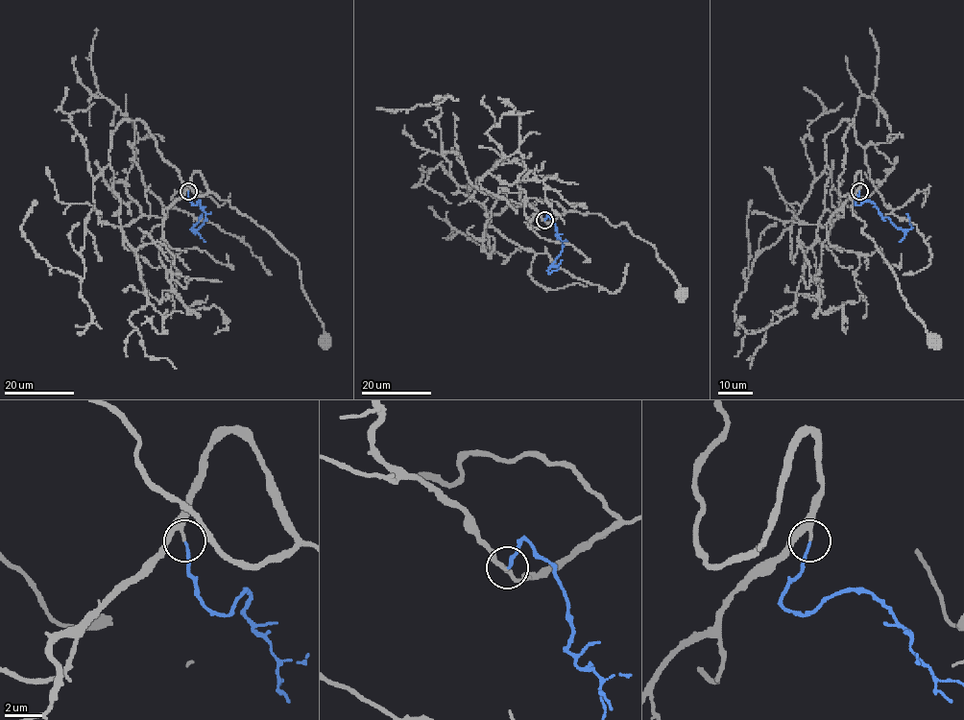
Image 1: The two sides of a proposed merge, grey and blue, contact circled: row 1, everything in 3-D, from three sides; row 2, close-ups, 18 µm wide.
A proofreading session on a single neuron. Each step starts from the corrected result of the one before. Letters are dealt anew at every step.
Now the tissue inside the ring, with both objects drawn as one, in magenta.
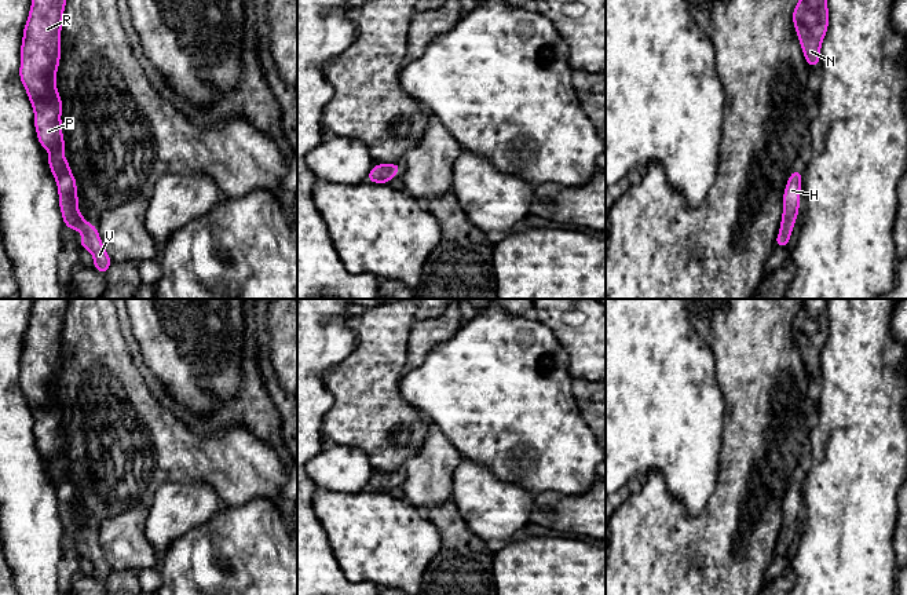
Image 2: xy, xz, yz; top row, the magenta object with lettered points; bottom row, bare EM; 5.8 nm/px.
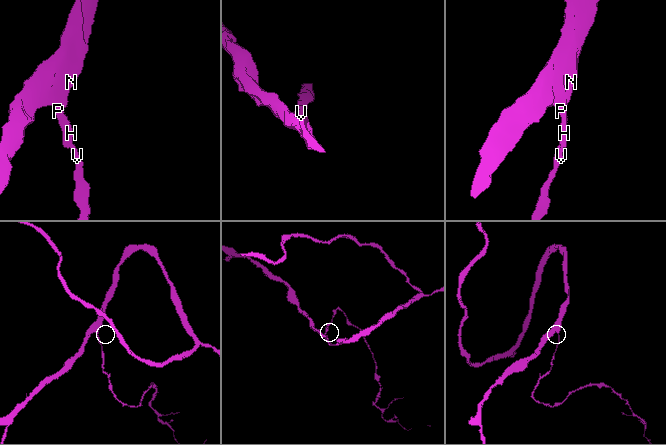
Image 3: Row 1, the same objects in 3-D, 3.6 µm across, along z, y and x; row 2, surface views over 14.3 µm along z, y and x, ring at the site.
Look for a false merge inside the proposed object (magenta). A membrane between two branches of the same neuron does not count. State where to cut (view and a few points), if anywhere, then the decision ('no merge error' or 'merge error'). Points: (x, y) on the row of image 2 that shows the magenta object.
no cut | no merge error

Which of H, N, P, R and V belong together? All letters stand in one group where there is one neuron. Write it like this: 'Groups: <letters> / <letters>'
Groups: H N P R V

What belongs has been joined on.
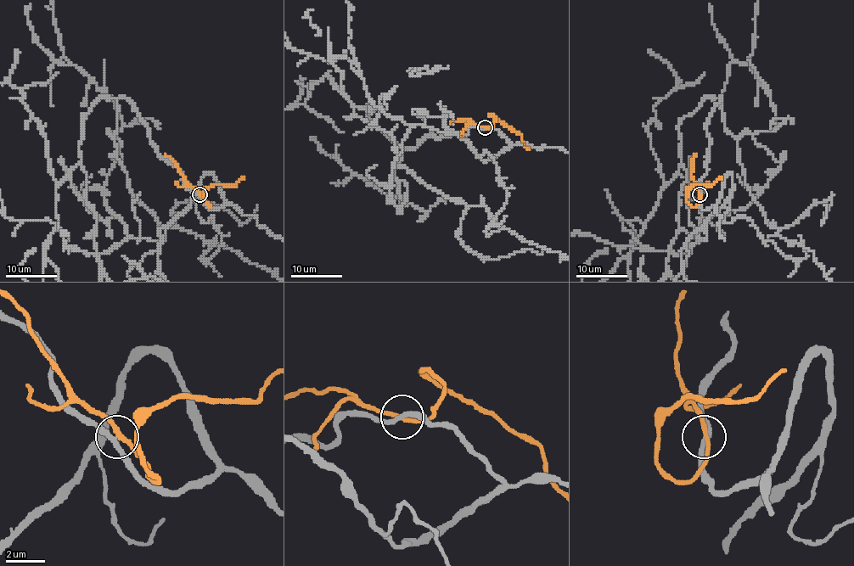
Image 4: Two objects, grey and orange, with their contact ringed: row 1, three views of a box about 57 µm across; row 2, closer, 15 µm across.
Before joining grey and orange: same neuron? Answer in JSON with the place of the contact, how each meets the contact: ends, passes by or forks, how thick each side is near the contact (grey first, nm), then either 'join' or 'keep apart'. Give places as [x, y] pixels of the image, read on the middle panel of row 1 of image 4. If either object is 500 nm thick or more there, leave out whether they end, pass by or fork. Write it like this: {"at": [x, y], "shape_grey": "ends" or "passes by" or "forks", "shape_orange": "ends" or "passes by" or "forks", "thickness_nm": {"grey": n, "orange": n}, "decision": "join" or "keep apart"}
{"at": [485, 127], "shape_grey": "passes by", "shape_orange": "passes by", "thickness_nm": {"grey": 240, "orange": 200}, "decision": "keep apart"}

